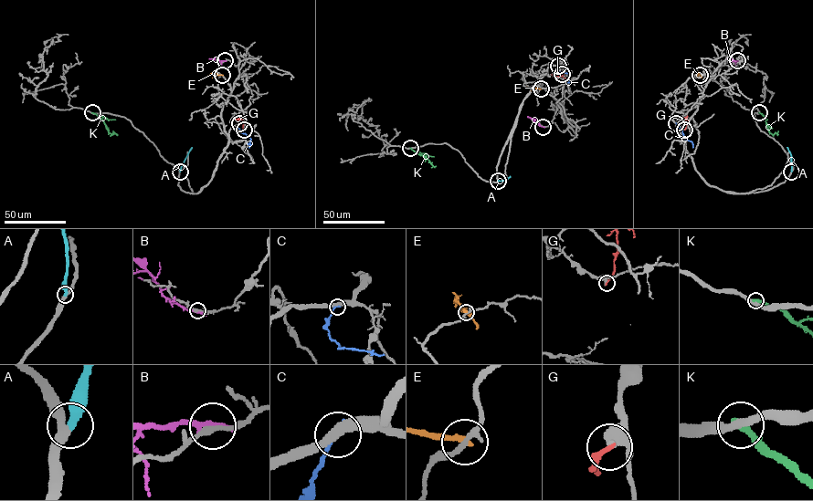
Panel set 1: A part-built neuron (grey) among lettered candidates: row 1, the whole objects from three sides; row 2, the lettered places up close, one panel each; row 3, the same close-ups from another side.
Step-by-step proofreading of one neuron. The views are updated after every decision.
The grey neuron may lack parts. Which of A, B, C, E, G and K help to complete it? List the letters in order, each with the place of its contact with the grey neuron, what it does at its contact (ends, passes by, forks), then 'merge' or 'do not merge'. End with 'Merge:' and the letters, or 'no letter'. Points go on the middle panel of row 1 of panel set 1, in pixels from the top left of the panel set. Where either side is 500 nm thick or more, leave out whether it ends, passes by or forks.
A: (498, 181) | it ends | merge
B: (543, 127) | it ends | do not merge
C: (558, 66) | it ends | do not merge
E: (541, 88) | it ends | do not merge
G: (562, 74) | it ends | do not merge
K: (410, 148) | it ends | do not merge
Merge: A

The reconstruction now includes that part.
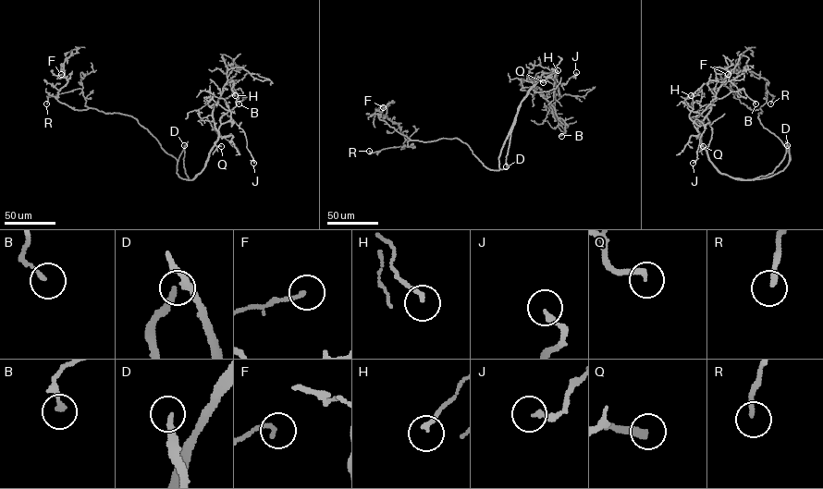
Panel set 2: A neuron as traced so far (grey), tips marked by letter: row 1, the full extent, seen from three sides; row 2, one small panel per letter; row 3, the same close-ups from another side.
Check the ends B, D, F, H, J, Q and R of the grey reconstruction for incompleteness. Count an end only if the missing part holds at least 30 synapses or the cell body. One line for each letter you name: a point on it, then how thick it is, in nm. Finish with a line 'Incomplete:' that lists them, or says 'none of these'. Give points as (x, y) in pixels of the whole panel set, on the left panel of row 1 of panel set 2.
D: place (184, 145); calibre 180 nm
Q: place (221, 146); calibre 260 nm
Incomplete: D, Q

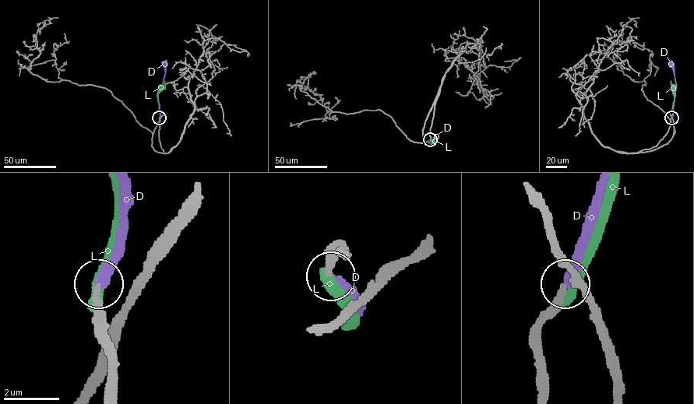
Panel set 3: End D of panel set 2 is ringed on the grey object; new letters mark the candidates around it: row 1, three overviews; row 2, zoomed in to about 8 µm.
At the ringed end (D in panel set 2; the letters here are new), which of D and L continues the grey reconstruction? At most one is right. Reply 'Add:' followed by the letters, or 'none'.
Add: D

